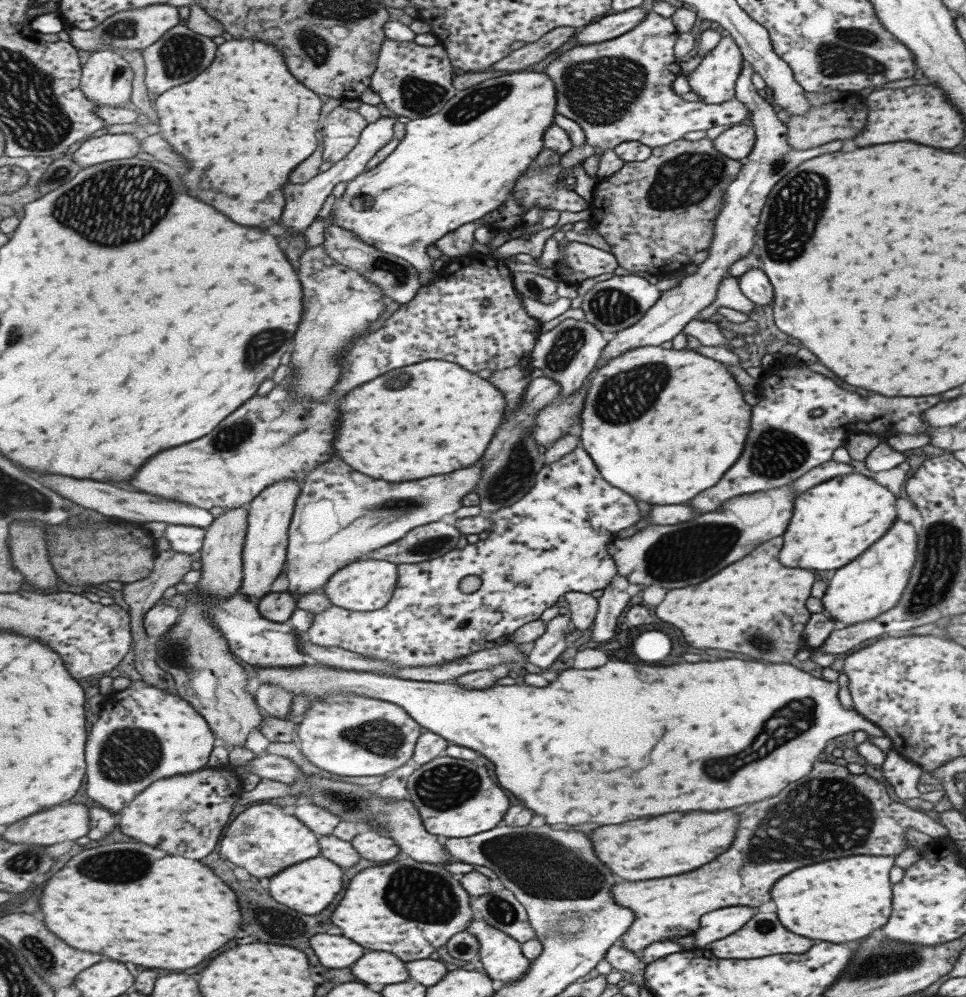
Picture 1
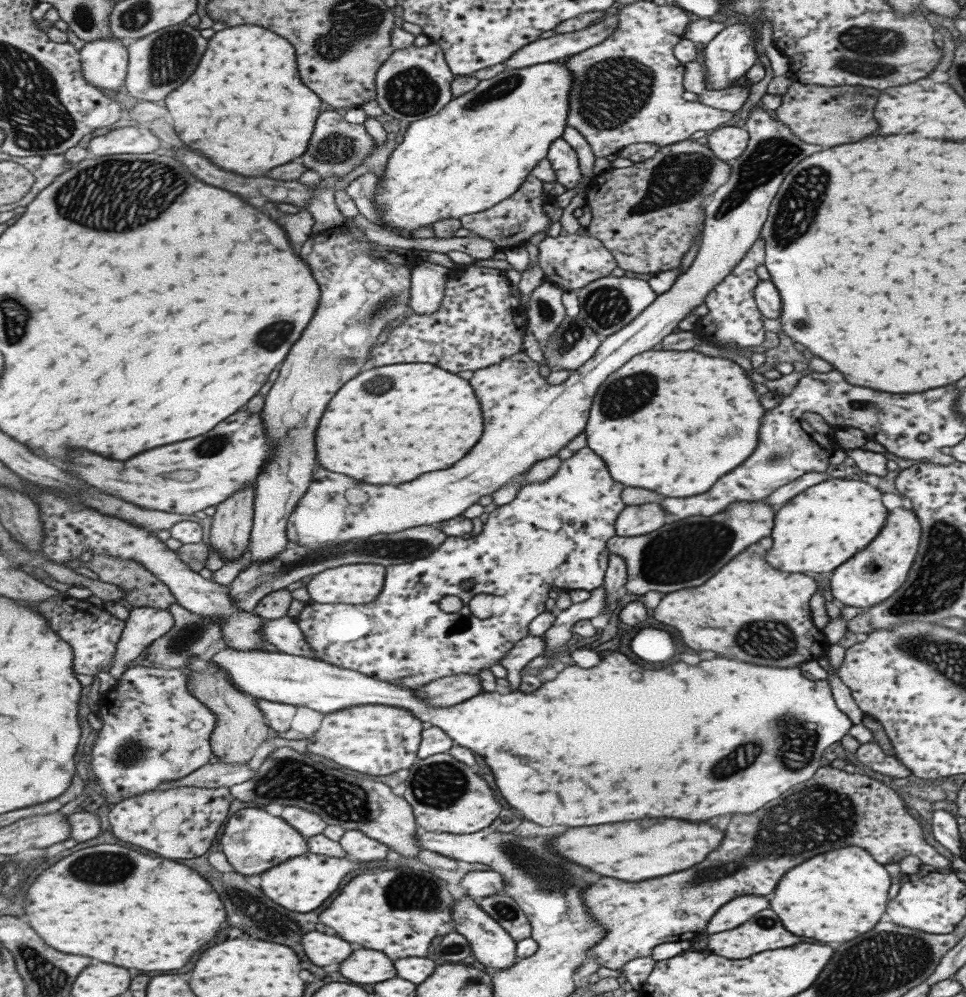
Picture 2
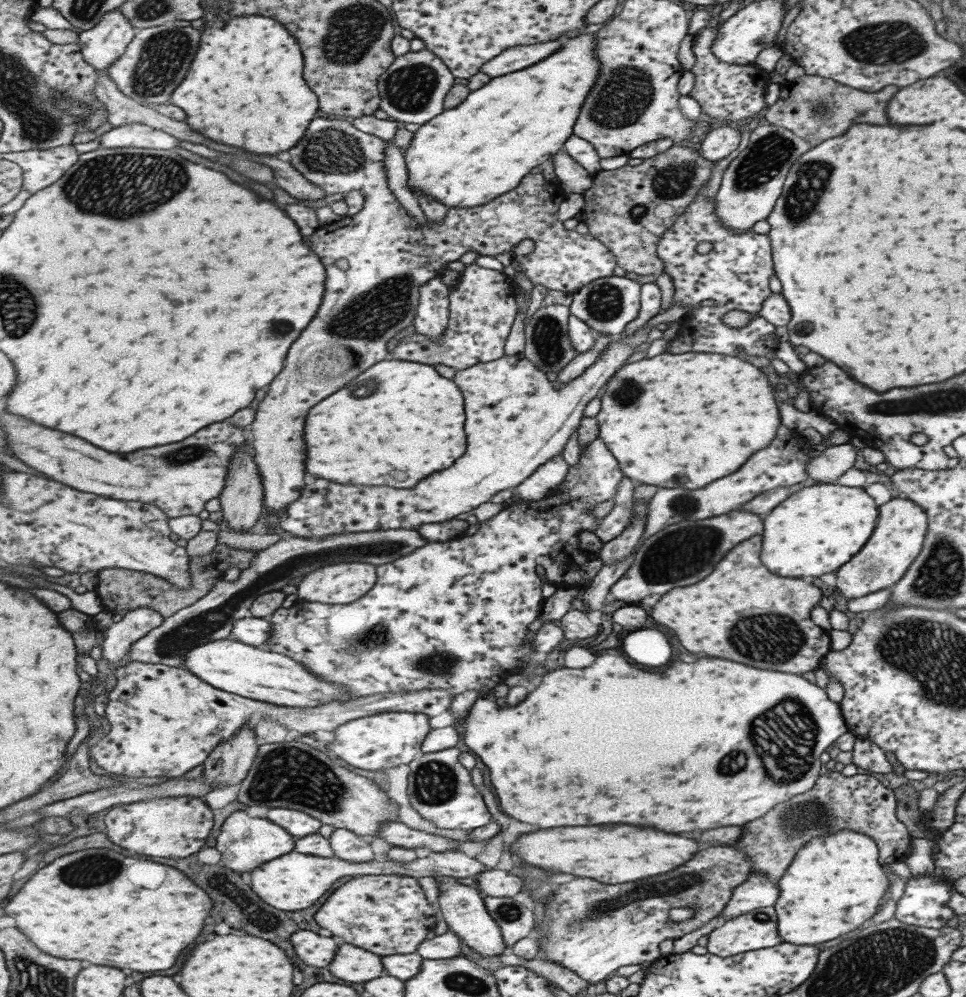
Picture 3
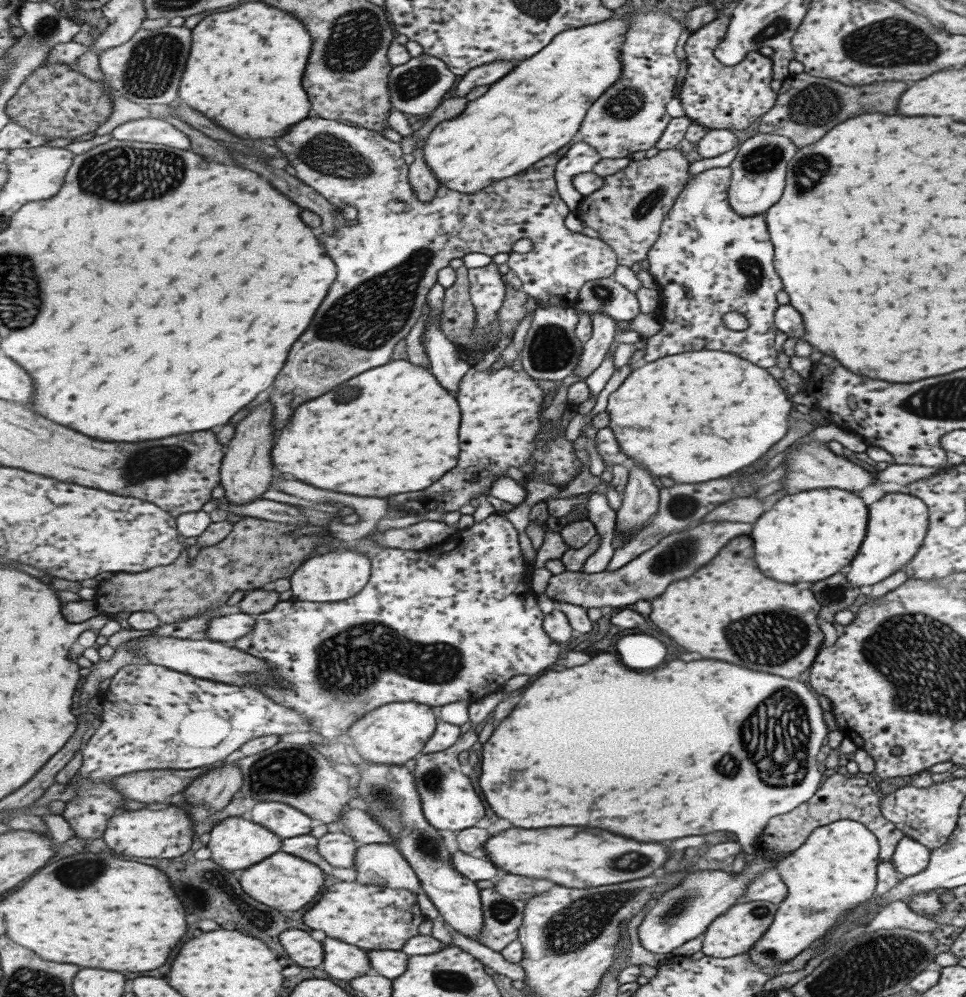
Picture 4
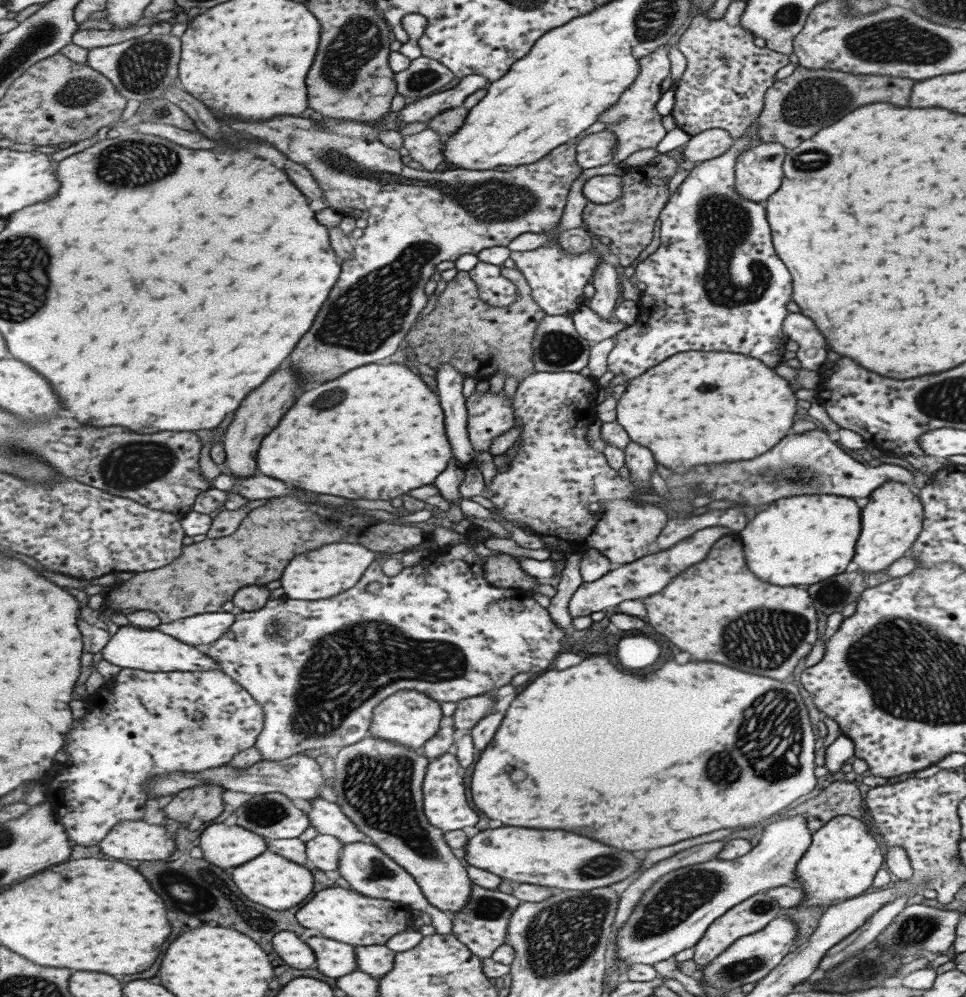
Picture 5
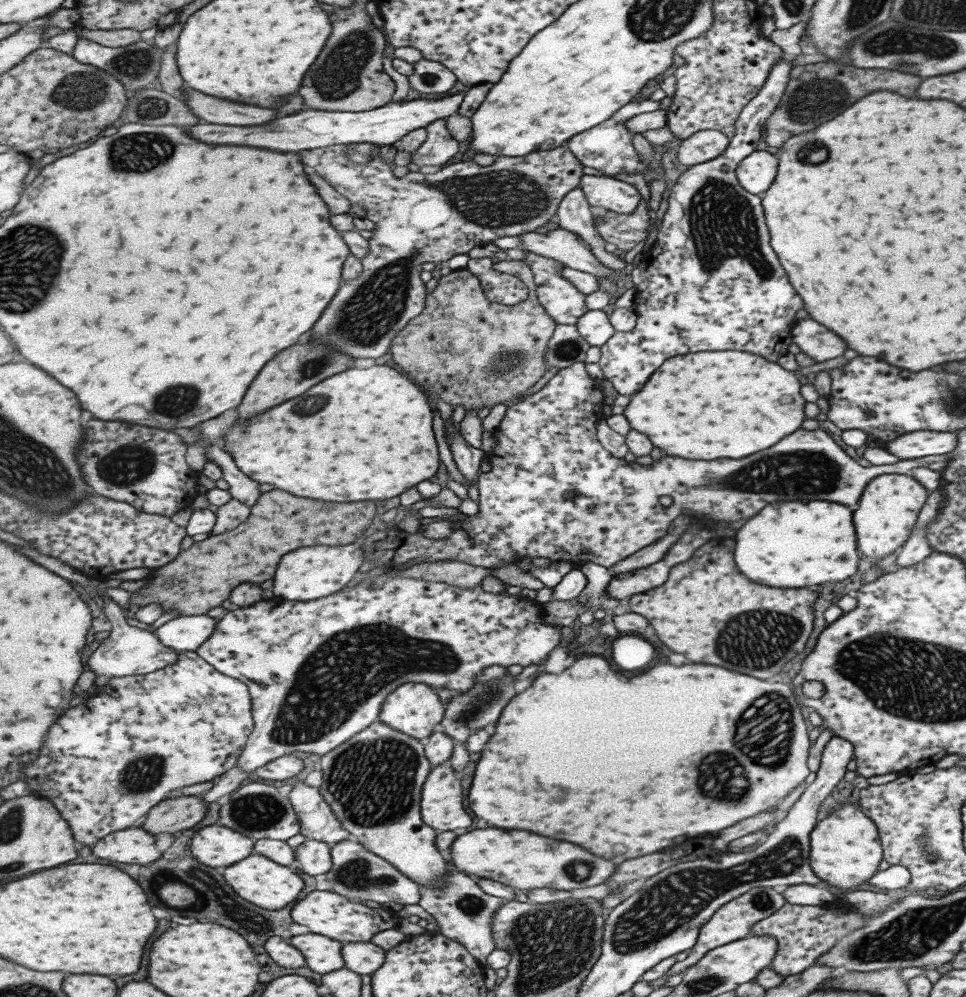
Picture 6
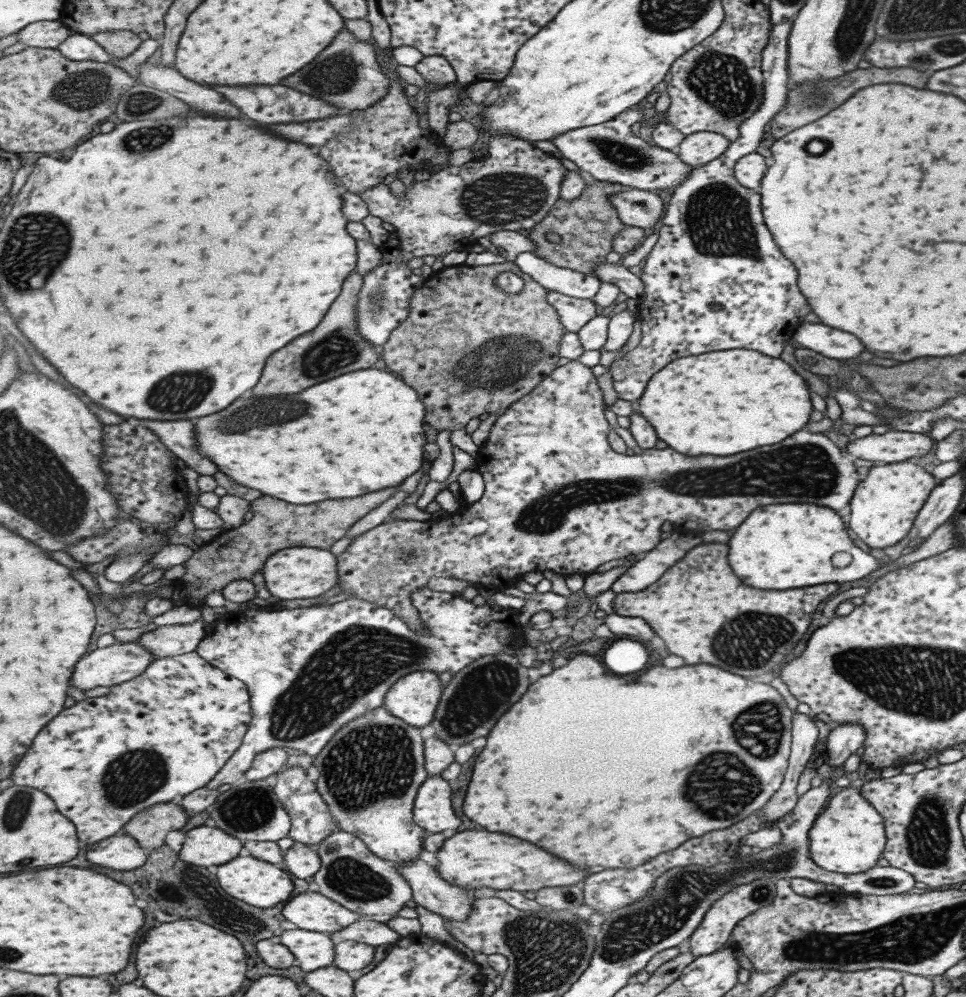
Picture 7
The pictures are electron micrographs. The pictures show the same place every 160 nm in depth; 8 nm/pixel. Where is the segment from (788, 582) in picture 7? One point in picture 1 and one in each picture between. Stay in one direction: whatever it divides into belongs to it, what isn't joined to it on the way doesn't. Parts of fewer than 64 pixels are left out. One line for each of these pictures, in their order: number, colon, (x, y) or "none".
1: (833, 522)
2: (821, 527)
3: (814, 531)
4: (805, 537)
5: (801, 540)
6: (786, 544)

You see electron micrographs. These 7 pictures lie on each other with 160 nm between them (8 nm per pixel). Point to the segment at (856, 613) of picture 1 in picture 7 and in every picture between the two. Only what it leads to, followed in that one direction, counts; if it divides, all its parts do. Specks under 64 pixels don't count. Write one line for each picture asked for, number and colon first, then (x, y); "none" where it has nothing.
2: (872, 575)
3: (897, 538)
4: (896, 524)
5: (891, 520)
6: (887, 508)
7: (884, 504)

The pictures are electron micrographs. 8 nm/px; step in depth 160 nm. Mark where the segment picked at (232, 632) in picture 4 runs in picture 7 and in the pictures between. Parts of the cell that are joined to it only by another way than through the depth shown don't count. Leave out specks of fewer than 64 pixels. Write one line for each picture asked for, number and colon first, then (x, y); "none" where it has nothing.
5: (202, 629)
6: (184, 633)
7: (166, 641)

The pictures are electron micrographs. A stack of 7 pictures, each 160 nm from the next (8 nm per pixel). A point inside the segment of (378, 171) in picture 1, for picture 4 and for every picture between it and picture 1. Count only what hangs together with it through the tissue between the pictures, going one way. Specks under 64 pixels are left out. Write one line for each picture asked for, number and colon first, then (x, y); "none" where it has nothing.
2: (473, 155)
3: (468, 156)
4: (539, 107)

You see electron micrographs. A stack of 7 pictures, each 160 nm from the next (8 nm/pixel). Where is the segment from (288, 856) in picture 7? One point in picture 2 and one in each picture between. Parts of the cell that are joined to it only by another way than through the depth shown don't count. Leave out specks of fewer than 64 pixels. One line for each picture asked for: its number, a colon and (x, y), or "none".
2: (359, 846)
3: (347, 845)
4: (339, 849)
5: (324, 851)
6: (314, 857)

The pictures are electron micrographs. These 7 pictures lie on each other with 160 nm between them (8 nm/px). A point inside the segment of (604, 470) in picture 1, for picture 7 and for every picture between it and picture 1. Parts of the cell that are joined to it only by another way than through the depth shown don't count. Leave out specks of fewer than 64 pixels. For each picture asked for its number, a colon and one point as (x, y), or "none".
2: (673, 422)
3: (698, 416)
4: (694, 416)
5: (669, 410)
6: (728, 404)
7: (724, 402)

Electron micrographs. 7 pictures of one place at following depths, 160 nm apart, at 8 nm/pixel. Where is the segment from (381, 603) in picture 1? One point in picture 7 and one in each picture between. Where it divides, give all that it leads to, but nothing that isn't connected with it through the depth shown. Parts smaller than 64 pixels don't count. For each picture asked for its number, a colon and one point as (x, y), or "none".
2: (357, 584)
3: (336, 584)
4: (337, 575)
5: (326, 572)
6: (318, 571)
7: (301, 572)

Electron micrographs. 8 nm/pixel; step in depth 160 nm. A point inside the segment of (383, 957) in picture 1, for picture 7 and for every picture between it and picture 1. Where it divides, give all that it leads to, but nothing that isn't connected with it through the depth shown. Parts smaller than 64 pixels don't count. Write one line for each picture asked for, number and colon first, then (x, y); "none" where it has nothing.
2: (365, 966)
3: (352, 964)
4: (345, 962)
5: (336, 959)
6: (324, 955)
7: (314, 950)

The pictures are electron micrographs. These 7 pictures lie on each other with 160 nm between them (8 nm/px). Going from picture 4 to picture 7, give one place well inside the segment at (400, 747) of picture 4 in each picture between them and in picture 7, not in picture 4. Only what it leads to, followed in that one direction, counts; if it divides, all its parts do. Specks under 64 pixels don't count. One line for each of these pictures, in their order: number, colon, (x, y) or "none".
5: (410, 718)
6: (416, 709)
7: (415, 698)

